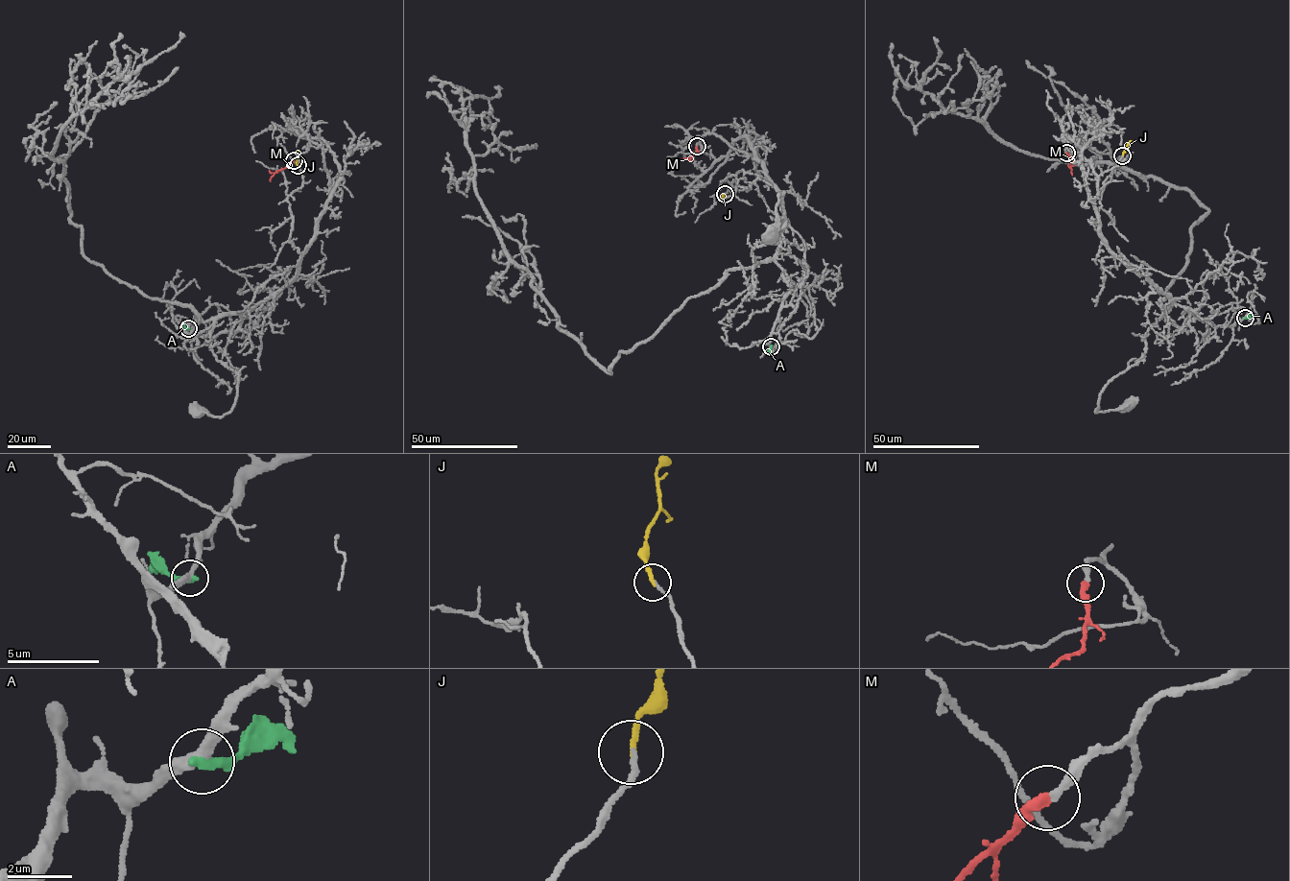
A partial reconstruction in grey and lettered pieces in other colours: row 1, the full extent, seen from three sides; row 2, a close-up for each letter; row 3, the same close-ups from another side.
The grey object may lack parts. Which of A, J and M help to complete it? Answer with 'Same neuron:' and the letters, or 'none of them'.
Same neuron: J, M

